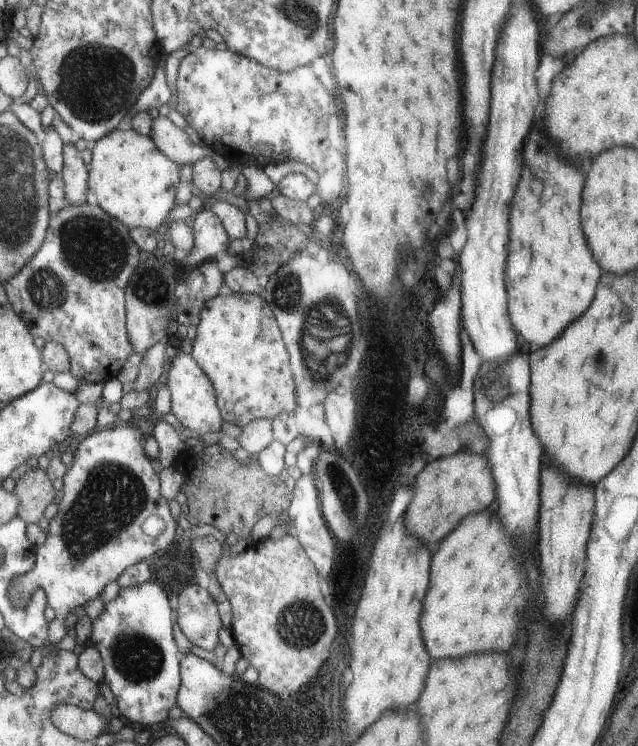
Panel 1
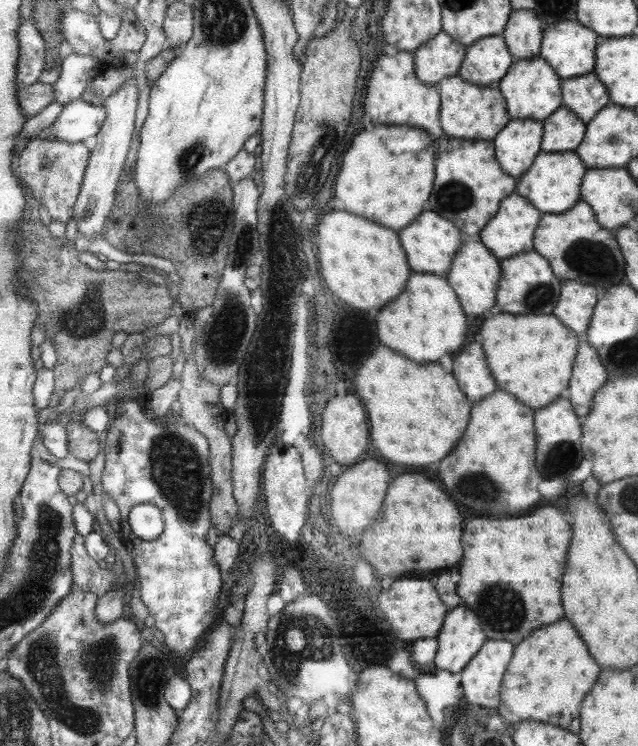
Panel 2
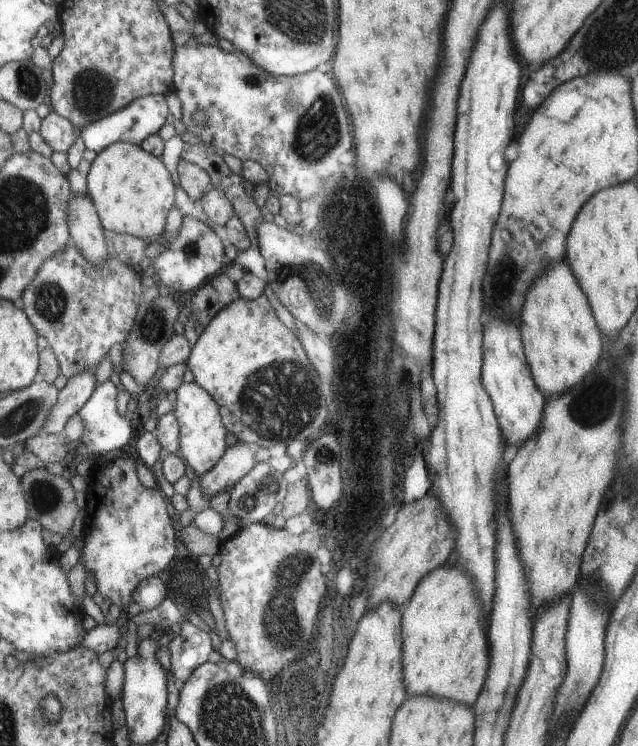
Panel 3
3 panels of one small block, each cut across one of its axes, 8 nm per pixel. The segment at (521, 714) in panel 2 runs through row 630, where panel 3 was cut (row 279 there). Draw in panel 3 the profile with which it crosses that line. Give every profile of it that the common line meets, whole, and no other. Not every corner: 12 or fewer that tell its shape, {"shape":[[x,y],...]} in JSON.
{"shape":[[565,260],[527,290],[522,347],[545,397],[587,374],[601,338]]}

